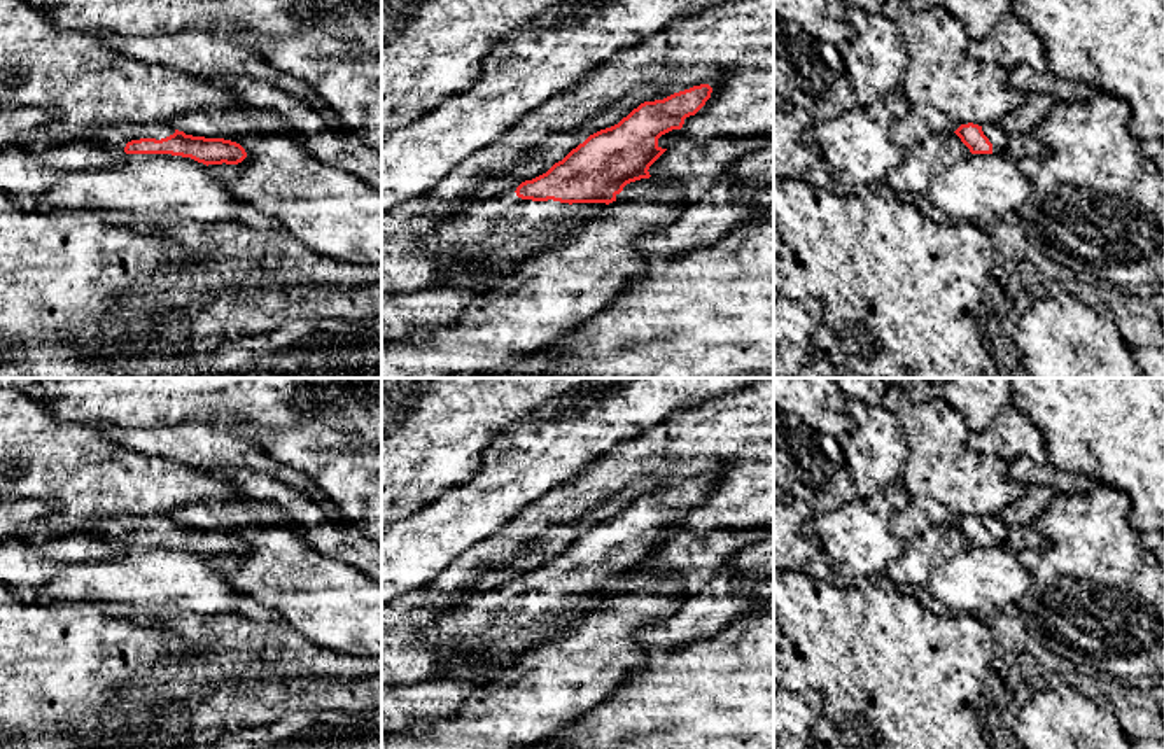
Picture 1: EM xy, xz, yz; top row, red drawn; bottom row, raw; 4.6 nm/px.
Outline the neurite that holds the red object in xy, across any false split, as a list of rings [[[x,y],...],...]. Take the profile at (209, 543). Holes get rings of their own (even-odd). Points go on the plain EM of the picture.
[[[117,516],[79,530],[117,539],[126,546],[172,546],[207,558],[238,556],[247,550],[245,541],[236,534],[186,527],[172,516]]]

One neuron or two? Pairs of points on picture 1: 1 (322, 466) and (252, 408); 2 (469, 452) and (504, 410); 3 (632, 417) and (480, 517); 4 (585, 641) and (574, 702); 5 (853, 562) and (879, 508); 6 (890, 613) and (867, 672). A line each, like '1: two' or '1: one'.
1: two
2: one
3: one
4: one
5: one
6: one

